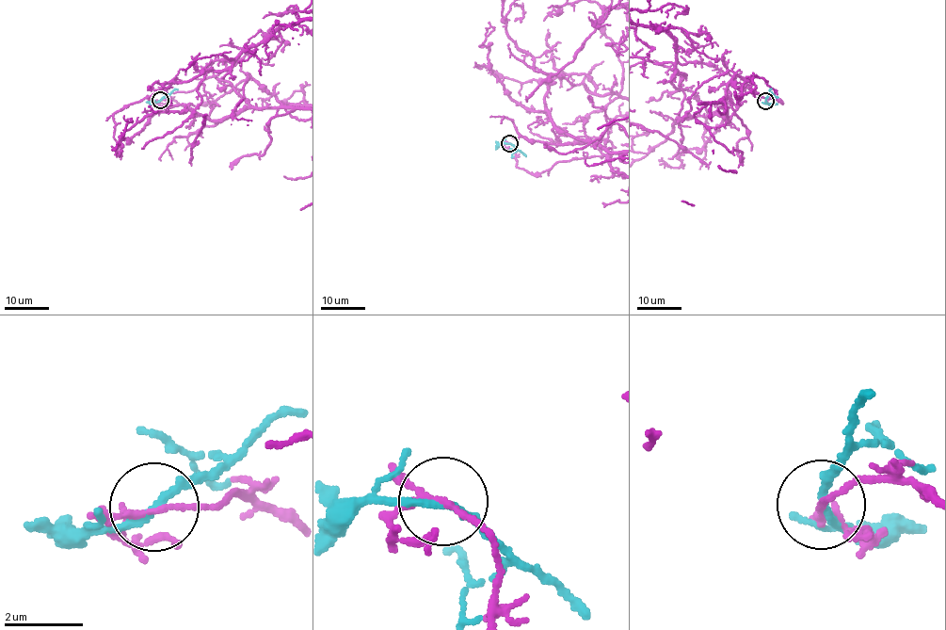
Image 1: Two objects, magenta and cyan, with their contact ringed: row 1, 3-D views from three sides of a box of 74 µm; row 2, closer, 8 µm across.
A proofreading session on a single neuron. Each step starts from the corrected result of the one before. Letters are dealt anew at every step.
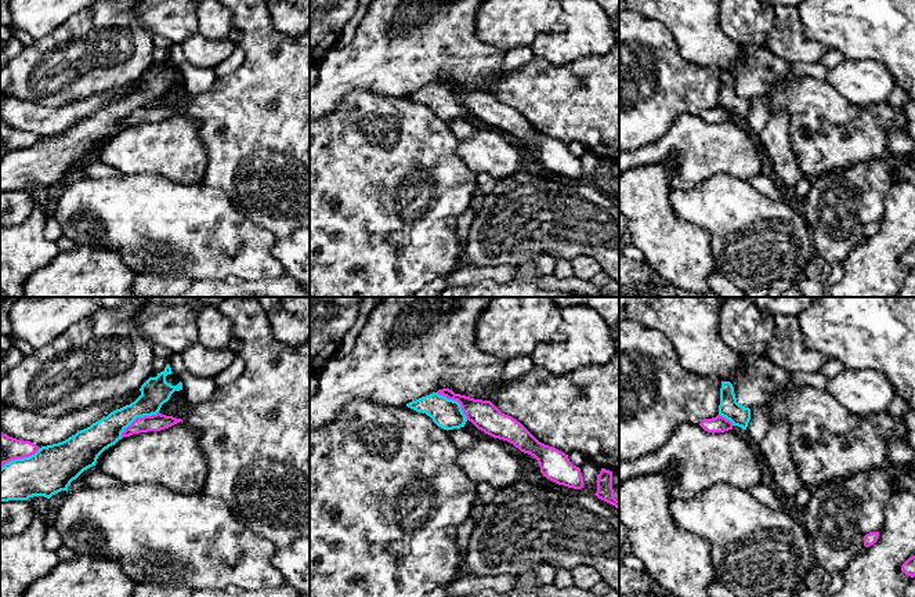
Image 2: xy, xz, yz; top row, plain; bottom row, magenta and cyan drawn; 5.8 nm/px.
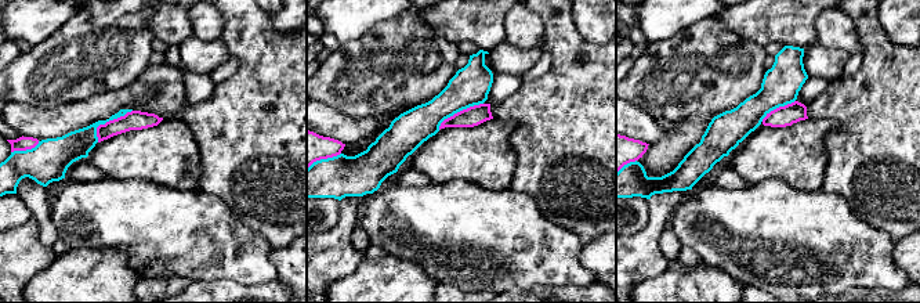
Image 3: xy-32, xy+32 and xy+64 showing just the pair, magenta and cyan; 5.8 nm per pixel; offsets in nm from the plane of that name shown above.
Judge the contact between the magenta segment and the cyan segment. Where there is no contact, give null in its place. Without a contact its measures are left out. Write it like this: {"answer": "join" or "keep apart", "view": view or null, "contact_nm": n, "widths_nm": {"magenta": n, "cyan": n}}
{"answer": "keep apart", "view": "xy", "contact_nm": 260, "widths_nm": {"magenta": 100, "cyan": 170}}

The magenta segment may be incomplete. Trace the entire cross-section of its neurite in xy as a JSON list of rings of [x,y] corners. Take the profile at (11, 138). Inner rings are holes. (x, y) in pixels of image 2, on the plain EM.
[[[0,122],[0,159],[11,151],[29,148],[37,141],[36,134],[8,127]]]

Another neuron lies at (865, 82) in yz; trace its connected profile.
[[[843,59],[828,70],[825,80],[850,104],[860,106],[886,101],[896,87],[892,72],[872,59]]]

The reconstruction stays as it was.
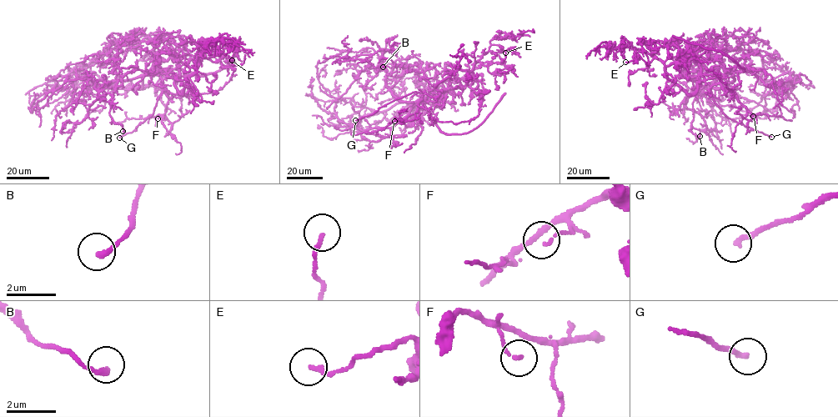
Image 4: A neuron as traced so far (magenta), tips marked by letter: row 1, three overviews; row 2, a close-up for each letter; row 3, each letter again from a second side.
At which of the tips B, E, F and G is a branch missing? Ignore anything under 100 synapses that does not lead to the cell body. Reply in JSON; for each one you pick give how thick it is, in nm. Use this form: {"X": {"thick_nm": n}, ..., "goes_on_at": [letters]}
{"goes_on_at": []}

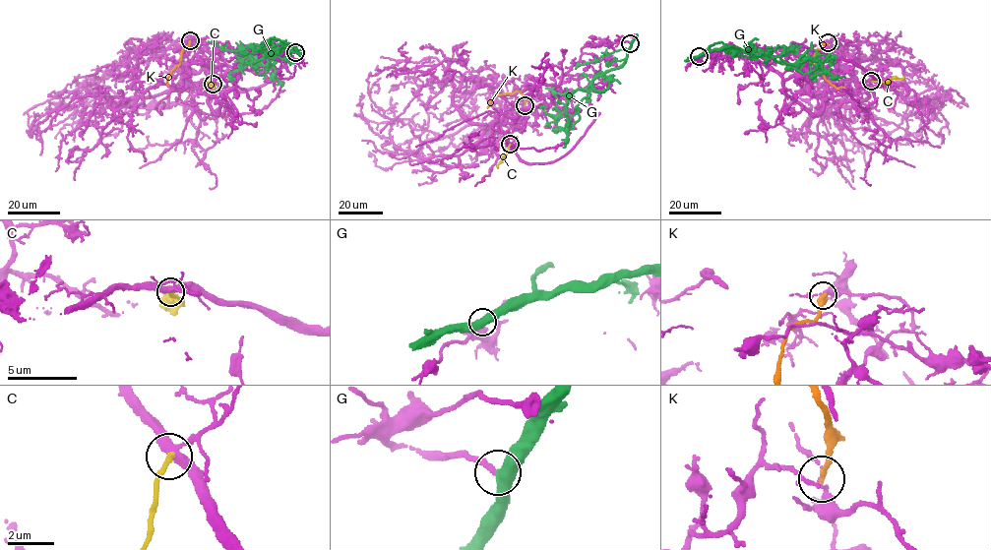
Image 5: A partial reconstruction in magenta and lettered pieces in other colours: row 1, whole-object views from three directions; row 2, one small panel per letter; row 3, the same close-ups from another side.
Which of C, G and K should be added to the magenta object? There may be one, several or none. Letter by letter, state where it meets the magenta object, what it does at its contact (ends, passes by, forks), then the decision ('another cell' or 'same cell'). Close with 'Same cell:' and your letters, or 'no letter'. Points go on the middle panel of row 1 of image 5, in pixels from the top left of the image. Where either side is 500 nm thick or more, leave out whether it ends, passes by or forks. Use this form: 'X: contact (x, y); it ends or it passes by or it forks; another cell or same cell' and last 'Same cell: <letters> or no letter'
C: contact (510, 144); it ends; another cell
G: contact (630, 43); it passes by; another cell
K: contact (525, 105); it ends; another cell
Same cell: no letter

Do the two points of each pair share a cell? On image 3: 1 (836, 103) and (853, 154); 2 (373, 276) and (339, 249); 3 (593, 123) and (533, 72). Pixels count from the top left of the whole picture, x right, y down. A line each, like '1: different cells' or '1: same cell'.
1: same cell
2: different cells
3: different cells

